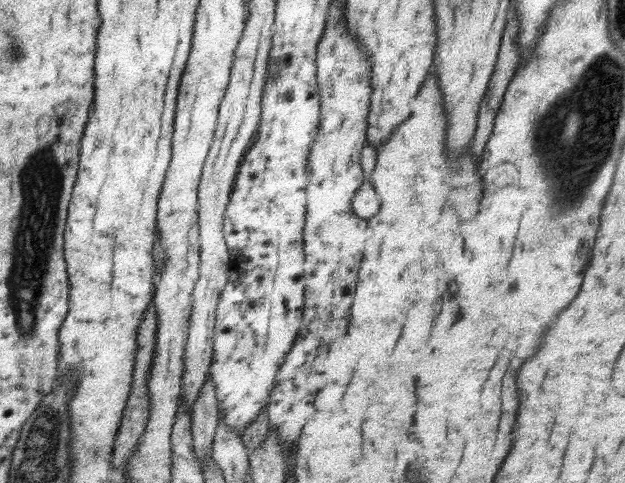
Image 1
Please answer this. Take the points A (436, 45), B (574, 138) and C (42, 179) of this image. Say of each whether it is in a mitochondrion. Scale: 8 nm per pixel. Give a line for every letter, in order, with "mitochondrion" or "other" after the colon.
A: other
B: mitochondrion
C: mitochondrion

